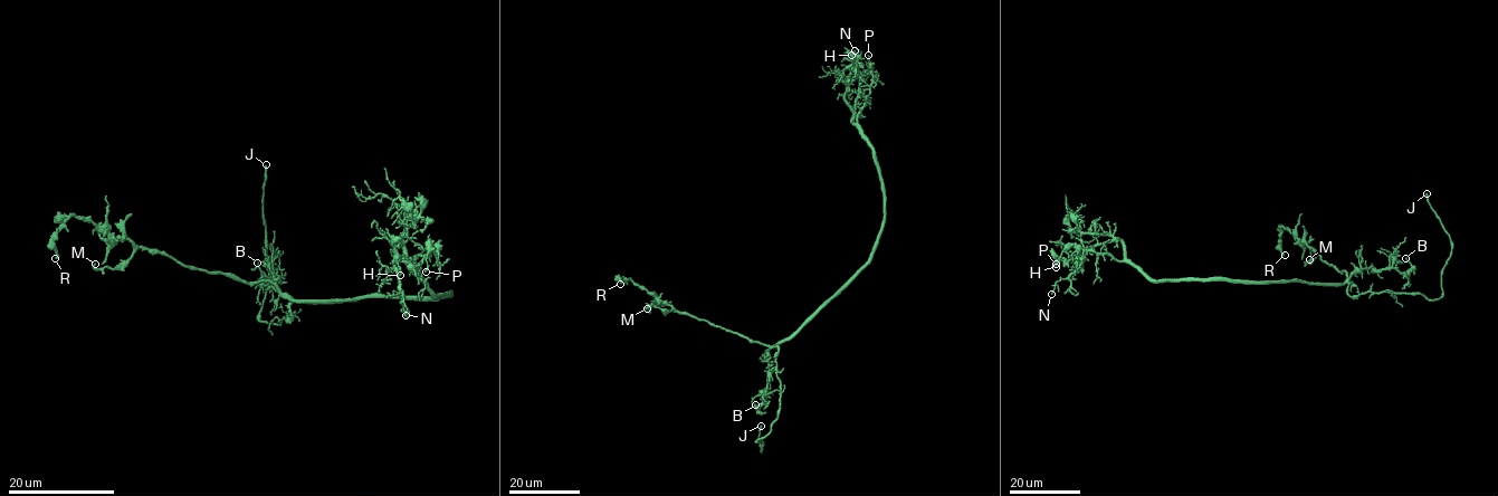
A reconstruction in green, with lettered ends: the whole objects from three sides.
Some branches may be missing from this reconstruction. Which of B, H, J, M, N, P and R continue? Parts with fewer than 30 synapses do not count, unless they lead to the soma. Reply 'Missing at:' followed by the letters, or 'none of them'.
Missing at: J

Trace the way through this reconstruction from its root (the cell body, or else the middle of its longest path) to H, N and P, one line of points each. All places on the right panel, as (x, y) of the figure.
H: (1294, 282), (1152, 280), (1126, 257), (1118, 239), (1090, 247), (1076, 258), (1055, 256), (1056, 267)
N: (1294, 282), (1152, 280), (1126, 257), (1125, 246), (1113, 239), (1093, 246), (1076, 269), (1055, 283), (1051, 294)
P: (1294, 282), (1152, 280), (1129, 264), (1117, 261), (1107, 254), (1072, 246), (1061, 253), (1056, 264)

